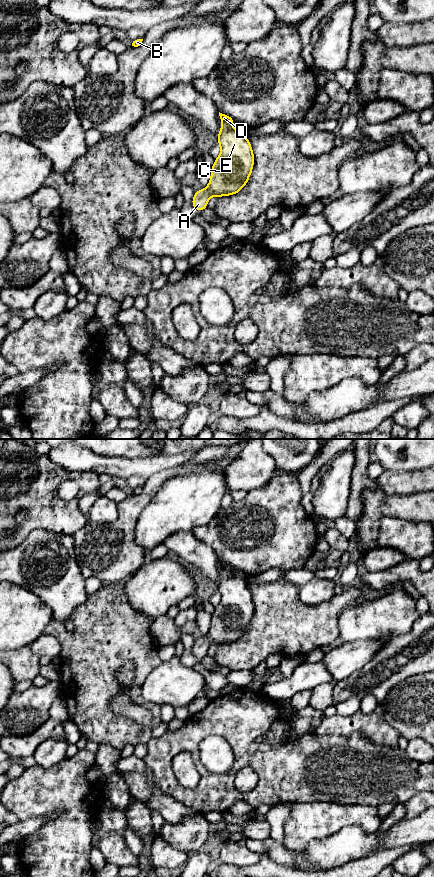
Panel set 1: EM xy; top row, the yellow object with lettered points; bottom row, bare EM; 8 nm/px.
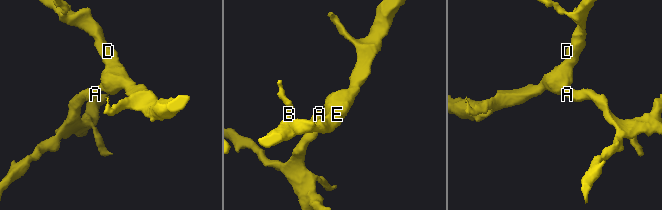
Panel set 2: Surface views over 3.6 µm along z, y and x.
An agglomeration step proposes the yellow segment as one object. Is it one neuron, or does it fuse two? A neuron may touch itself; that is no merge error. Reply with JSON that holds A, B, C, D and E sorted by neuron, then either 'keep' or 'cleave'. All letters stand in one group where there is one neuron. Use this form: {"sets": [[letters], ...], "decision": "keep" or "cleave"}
{"sets": [["A", "B", "C", "D", "E"]], "decision": "keep"}

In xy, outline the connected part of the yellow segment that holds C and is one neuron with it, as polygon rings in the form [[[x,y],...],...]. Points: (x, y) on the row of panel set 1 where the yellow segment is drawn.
[[[220,112],[219,116],[222,126],[217,140],[221,153],[211,167],[209,184],[194,194],[192,205],[197,211],[207,208],[211,196],[230,196],[242,190],[254,165],[252,146],[246,138],[245,131],[234,129],[232,123],[237,121],[230,116]]]

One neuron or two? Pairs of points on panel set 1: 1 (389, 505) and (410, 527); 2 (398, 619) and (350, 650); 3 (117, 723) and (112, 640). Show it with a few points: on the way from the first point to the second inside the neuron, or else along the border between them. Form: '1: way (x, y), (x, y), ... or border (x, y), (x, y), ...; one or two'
1: border (423, 522), (384, 516), (379, 525); two
2: border (390, 637), (385, 639), (356, 639), (344, 643); two
3: way (103, 702), (103, 661); one

